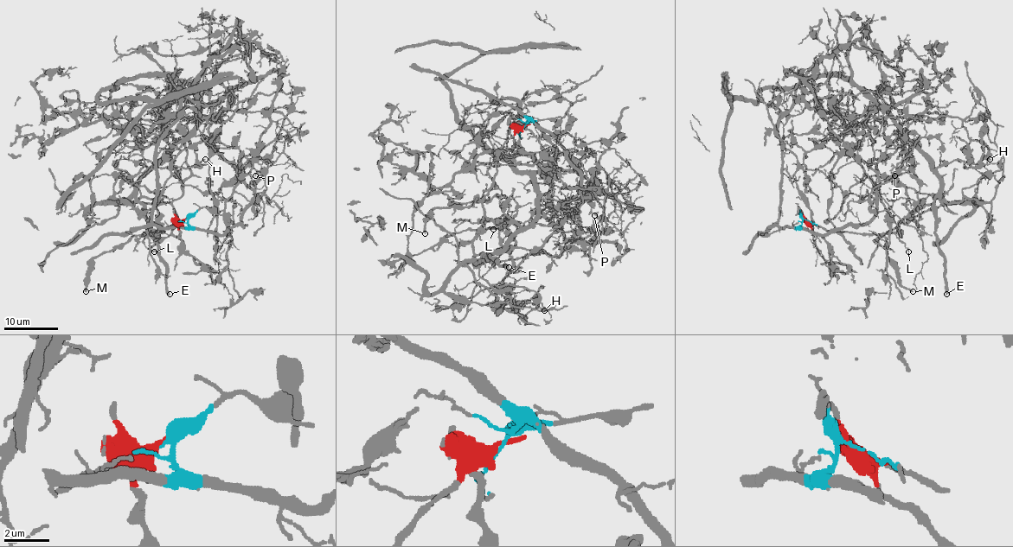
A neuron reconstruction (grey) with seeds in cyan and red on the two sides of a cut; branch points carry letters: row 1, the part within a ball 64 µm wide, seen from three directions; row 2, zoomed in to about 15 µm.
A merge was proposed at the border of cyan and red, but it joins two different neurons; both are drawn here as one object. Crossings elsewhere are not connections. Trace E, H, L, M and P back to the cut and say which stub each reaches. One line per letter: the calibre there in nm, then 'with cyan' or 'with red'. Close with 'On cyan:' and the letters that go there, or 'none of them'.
E: calibre 440 nm; with red
H: calibre 180 nm; with red
L: calibre 150 nm; with red
M: calibre 280 nm; with red
P: calibre 110 nm; with cyan
On cyan: P

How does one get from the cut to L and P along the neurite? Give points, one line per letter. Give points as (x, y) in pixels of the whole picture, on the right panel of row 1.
L: (804, 218), (830, 232), (894, 233), (909, 251)
P: (804, 218), (800, 227), (818, 234), (862, 225), (875, 210), (874, 188), (887, 183), (895, 171), (894, 176)

